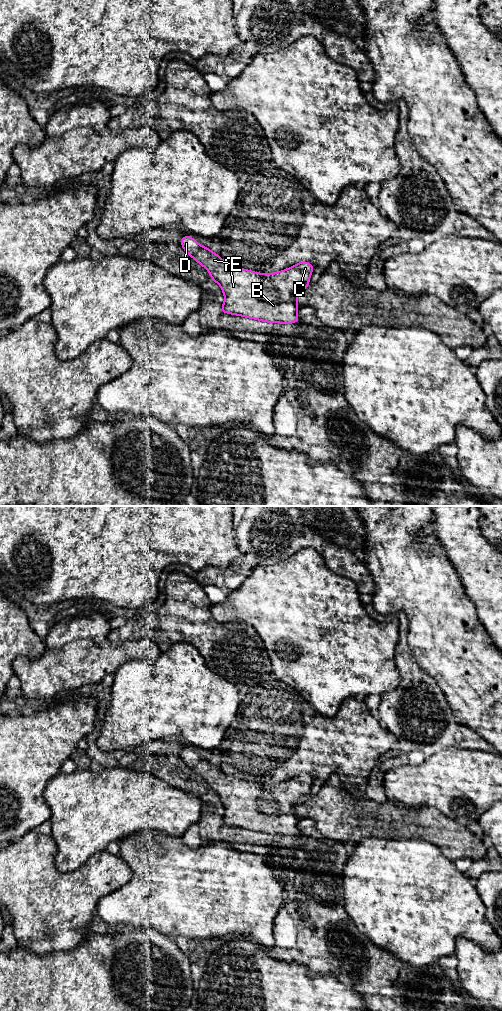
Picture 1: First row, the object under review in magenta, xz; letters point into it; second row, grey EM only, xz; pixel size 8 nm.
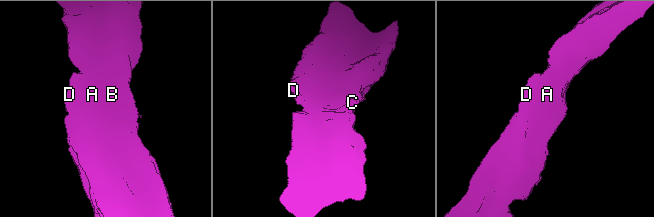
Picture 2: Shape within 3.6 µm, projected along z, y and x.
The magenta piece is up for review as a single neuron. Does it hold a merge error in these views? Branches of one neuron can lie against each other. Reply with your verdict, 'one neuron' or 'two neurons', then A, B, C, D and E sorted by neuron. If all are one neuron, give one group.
one neuron | A B C D E

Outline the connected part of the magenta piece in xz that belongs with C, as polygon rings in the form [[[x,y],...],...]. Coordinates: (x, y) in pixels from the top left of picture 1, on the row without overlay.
[[[185,747],[180,756],[184,763],[196,774],[202,777],[211,787],[211,793],[220,797],[225,812],[220,824],[251,830],[268,835],[291,836],[299,835],[297,828],[299,817],[297,807],[308,800],[310,788],[314,777],[307,773],[301,773],[288,781],[277,785],[257,785],[252,782],[229,776],[217,765],[208,759],[201,758],[194,750]]]

